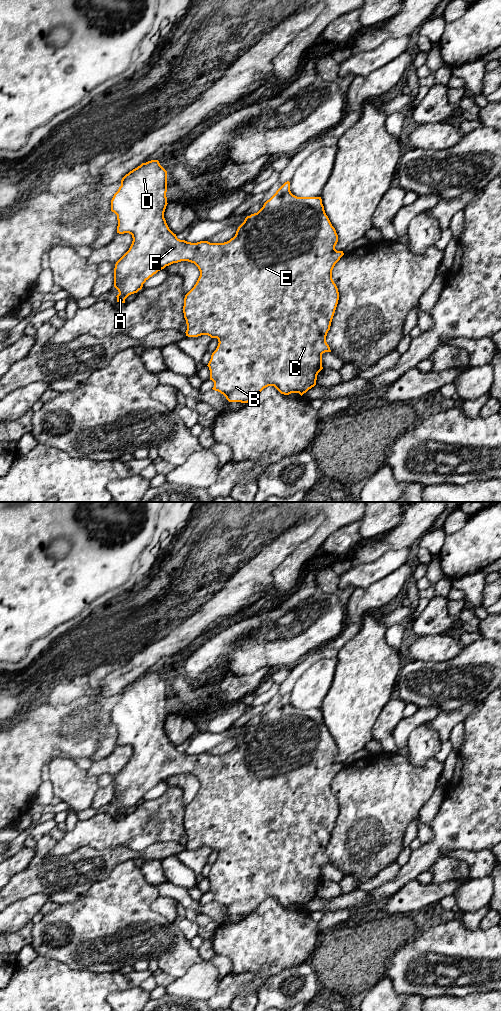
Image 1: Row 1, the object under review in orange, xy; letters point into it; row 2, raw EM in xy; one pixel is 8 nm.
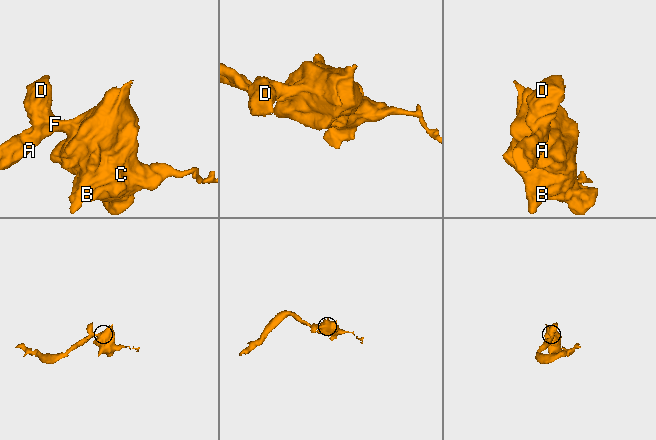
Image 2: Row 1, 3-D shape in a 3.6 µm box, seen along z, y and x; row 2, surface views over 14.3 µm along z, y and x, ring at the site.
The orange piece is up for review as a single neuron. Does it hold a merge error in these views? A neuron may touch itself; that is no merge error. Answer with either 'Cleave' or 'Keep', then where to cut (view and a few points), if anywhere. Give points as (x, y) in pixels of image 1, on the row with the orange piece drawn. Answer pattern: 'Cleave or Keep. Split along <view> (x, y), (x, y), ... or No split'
Keep. No split

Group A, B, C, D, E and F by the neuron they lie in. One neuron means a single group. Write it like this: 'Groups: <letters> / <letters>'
Groups: A B C D E F

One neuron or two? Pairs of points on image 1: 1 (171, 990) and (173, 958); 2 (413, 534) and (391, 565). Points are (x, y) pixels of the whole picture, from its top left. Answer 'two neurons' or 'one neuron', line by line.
1: two neurons
2: two neurons

